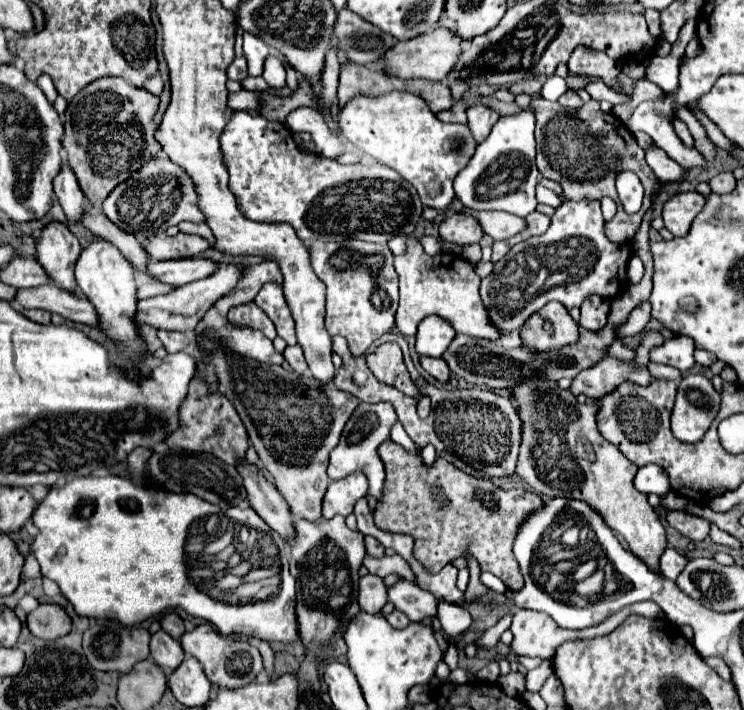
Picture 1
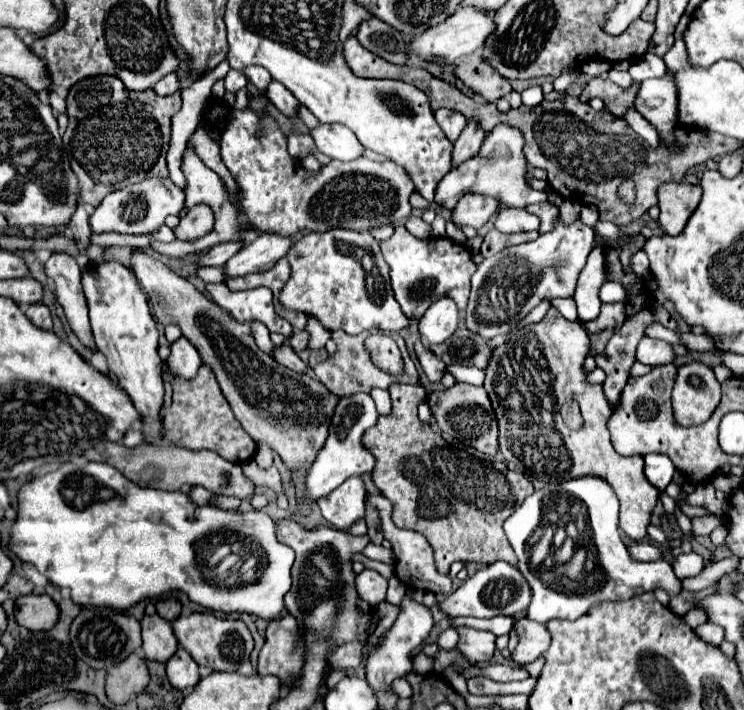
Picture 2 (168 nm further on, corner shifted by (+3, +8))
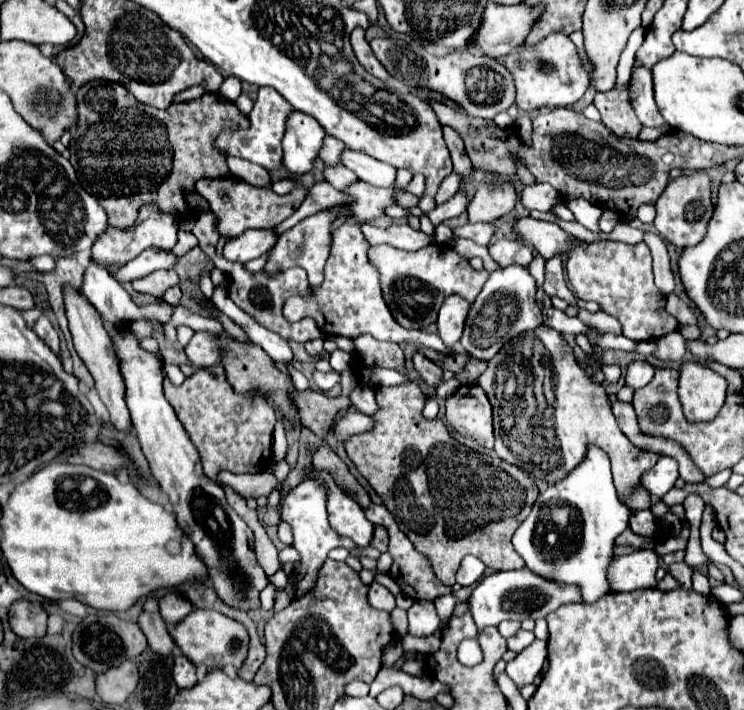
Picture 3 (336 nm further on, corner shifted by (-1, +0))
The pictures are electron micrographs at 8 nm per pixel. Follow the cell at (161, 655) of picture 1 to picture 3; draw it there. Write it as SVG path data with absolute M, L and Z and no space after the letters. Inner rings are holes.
M142 611L142 615L138 617L138 625L144 631L150 649L160 655L160 657L170 657L174 651L174 639L170 637L164 619L160 617L160 613L146 613Z

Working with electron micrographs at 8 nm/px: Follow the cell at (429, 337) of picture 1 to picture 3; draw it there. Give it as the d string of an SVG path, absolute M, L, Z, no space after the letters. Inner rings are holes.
M458 295L448 297L442 303L436 327L438 327L440 339L444 341L446 347L454 347L460 341L468 309L470 309L470 303L466 299L462 299L462 297L458 297Z

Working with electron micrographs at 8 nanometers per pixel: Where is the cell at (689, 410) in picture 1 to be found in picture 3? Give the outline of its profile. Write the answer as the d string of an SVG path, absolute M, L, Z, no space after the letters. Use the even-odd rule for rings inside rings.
M684 361L678 385L684 417L690 423L712 421L726 399L726 379L706 365Z

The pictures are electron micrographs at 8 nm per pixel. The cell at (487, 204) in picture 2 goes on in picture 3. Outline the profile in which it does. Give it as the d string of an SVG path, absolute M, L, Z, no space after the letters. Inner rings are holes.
M486 183L482 185L472 201L468 203L470 223L494 223L496 219L510 213L516 205L516 191L510 183Z

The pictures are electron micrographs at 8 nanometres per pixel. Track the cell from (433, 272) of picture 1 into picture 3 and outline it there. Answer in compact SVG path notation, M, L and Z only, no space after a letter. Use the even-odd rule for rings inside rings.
M430 243L418 251L402 251L392 245L376 245L370 249L370 259L380 271L384 299L392 315L400 325L410 329L426 329L432 325L442 301L450 295L466 297L466 301L472 303L488 279L488 271L474 271L468 259L460 257L450 245L442 243Z

